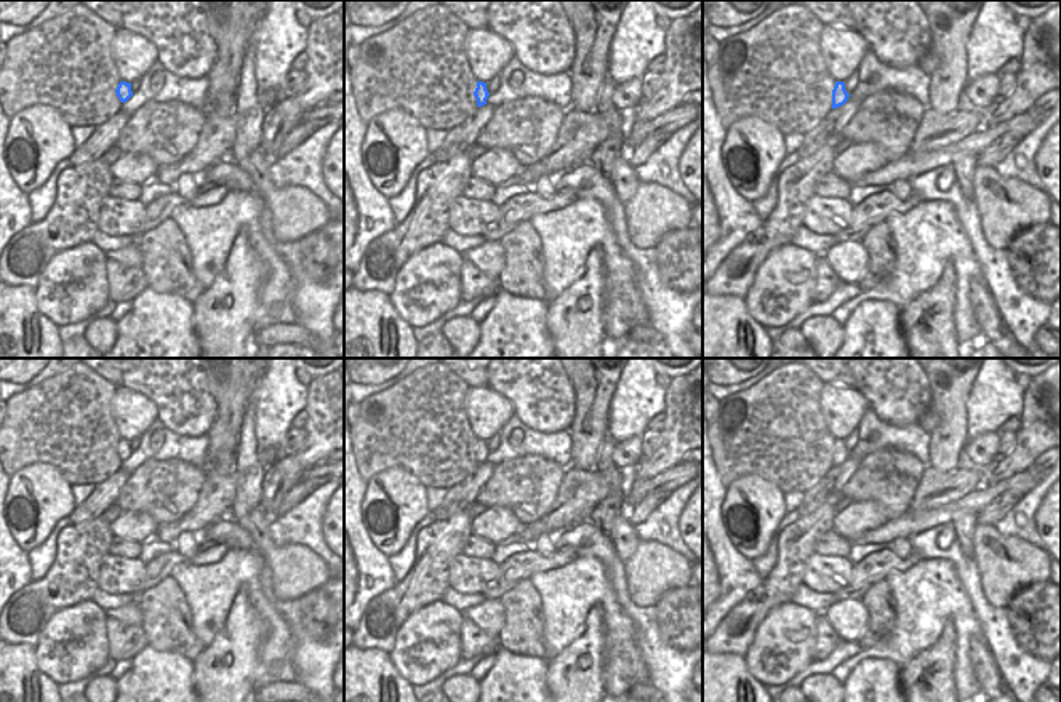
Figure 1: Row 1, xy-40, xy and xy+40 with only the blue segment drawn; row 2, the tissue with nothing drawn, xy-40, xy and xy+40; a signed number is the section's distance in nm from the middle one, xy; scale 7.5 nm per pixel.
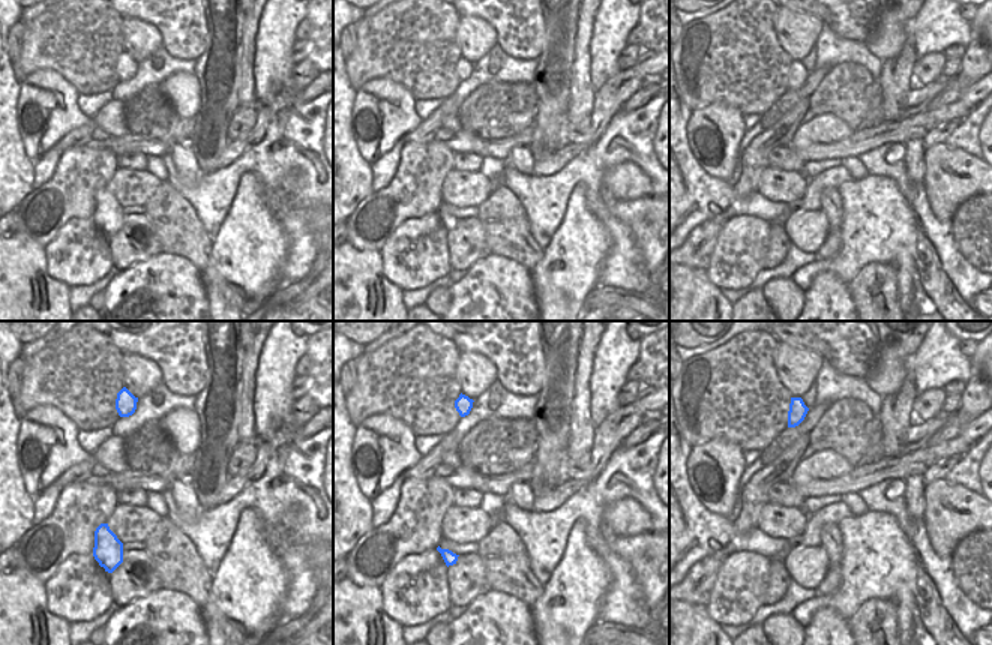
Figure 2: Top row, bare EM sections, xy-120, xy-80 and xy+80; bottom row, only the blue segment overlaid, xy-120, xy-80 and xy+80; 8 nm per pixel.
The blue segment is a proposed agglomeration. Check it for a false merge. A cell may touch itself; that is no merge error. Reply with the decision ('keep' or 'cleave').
keep

